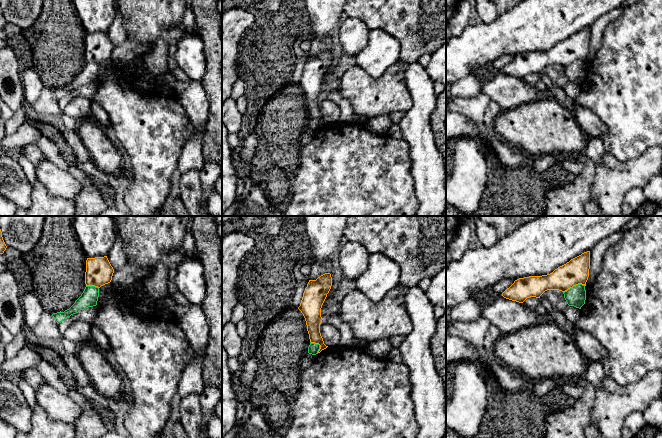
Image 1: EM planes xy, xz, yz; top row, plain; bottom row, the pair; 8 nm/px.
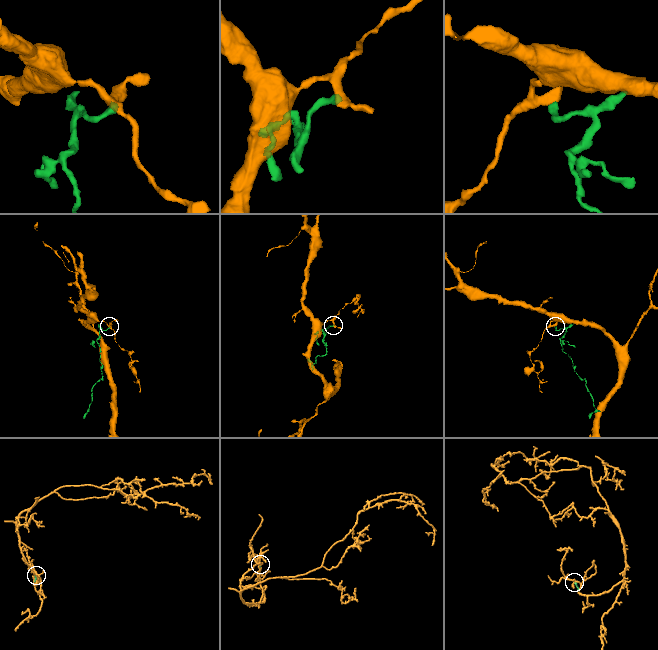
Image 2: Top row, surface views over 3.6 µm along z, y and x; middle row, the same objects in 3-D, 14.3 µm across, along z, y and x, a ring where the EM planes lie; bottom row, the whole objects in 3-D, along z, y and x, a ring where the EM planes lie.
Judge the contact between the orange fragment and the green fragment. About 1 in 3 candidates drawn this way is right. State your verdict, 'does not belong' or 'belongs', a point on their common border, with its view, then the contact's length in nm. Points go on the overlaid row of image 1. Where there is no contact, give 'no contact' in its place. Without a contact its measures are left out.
does not belong | yz (574, 285) | 190 nm

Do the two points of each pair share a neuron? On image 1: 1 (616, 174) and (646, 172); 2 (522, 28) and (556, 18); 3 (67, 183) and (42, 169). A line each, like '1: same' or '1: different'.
1: same
2: same
3: same

